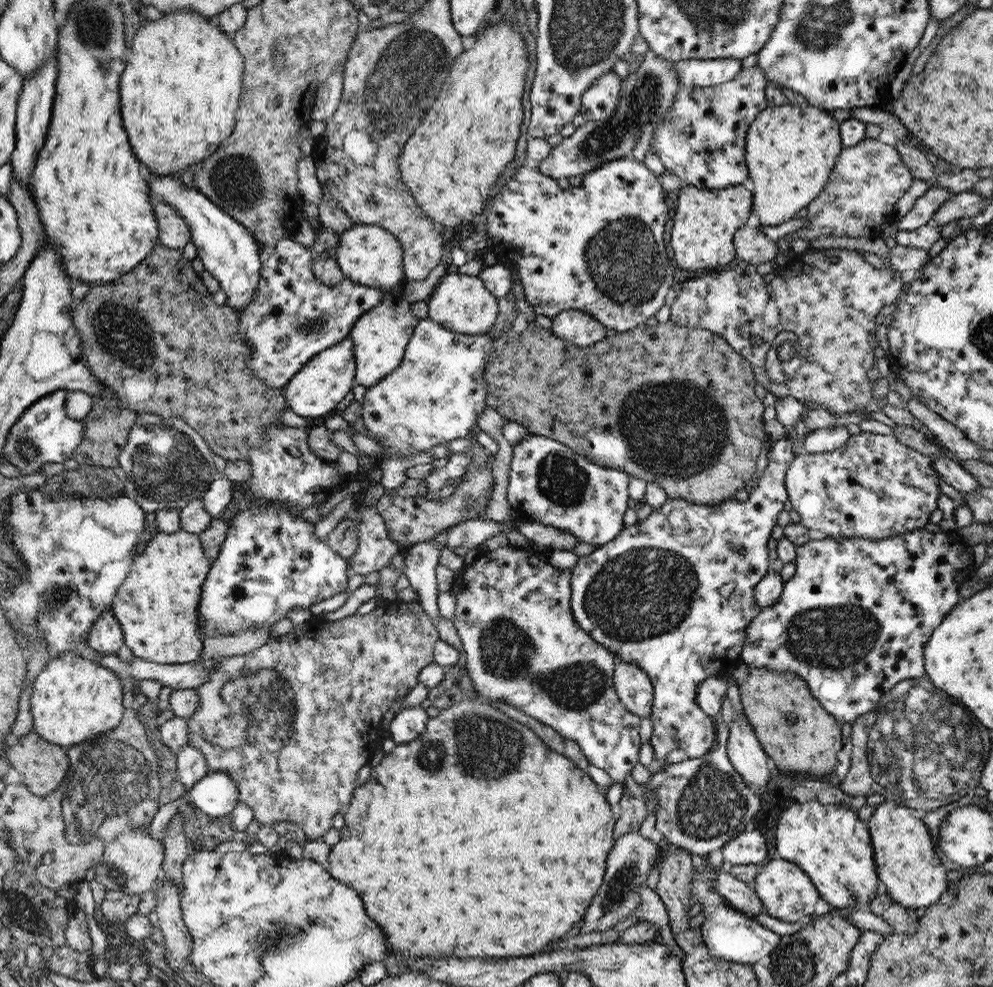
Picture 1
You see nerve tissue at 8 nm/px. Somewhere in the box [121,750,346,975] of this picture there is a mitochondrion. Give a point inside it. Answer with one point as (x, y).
(276, 935)

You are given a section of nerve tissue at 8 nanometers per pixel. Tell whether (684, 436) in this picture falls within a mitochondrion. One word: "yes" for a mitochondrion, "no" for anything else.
yes

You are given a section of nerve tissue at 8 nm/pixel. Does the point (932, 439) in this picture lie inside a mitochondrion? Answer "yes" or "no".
no

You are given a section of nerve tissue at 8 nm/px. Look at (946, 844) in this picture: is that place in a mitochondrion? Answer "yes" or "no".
no

